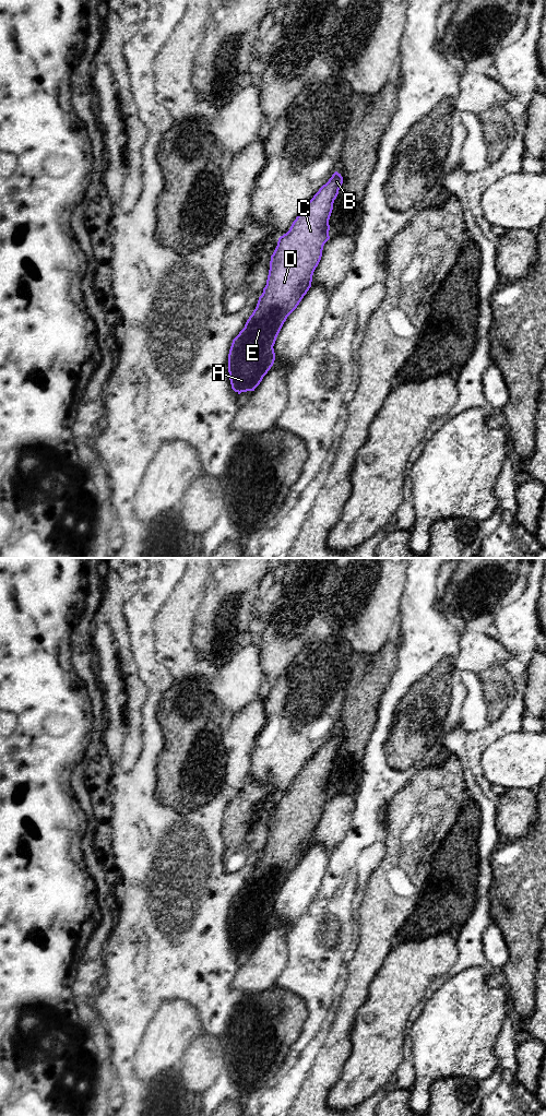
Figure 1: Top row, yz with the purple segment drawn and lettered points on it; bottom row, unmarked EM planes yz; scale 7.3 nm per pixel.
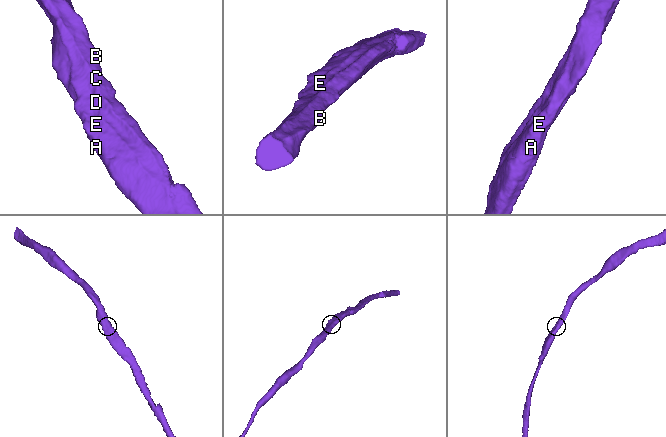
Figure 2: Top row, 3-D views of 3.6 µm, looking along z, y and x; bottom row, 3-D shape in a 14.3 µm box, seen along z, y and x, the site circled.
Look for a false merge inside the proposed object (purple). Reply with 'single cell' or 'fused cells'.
single cell

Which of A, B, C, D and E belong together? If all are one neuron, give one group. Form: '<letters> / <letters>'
A B C D E

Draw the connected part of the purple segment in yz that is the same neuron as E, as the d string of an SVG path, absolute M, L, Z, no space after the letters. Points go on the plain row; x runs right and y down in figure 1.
M335 731L302 768L289 789L278 797L277 805L271 815L263 852L245 887L233 899L229 909L229 939L232 948L238 953L254 950L274 923L273 905L276 897L287 876L297 867L311 846L312 834L321 819L323 805L330 798L329 779L342 743L343 736Z

